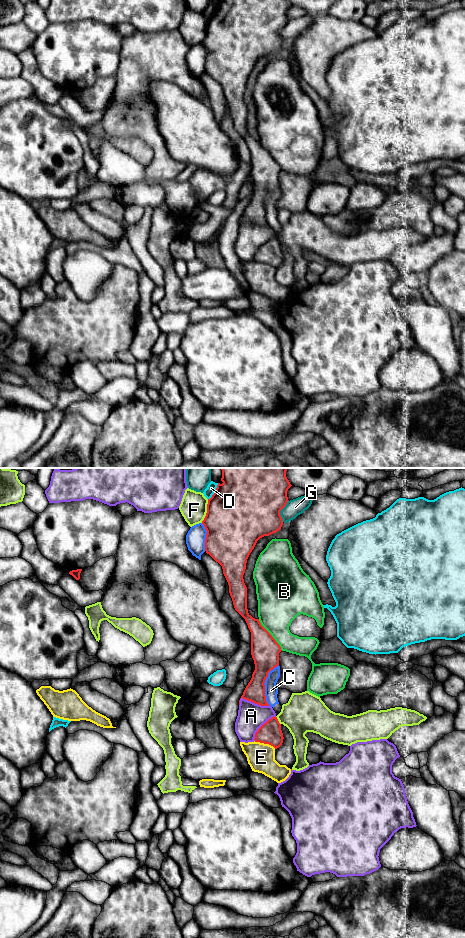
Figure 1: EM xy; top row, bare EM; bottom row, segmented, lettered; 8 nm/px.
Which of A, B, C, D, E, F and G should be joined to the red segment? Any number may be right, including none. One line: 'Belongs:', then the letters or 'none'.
Belongs: none

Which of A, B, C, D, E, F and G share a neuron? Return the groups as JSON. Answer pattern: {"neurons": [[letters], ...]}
{"neurons": [["A"], ["B"], ["C"], ["D"], ["E"], ["F"], ["G"]]}

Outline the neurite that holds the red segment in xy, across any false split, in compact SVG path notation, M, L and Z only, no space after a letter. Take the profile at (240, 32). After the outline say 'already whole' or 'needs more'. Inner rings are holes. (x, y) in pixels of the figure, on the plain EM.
M221 0L216 11L208 19L207 33L202 41L207 54L205 71L223 89L229 105L229 113L235 130L245 139L251 152L251 175L255 190L241 218L261 226L269 226L265 216L265 200L268 193L279 185L280 165L261 145L259 139L253 138L247 129L247 107L243 95L247 79L257 61L279 51L283 45L280 31L286 26L287 11L292 6L289 0Z; already whole

